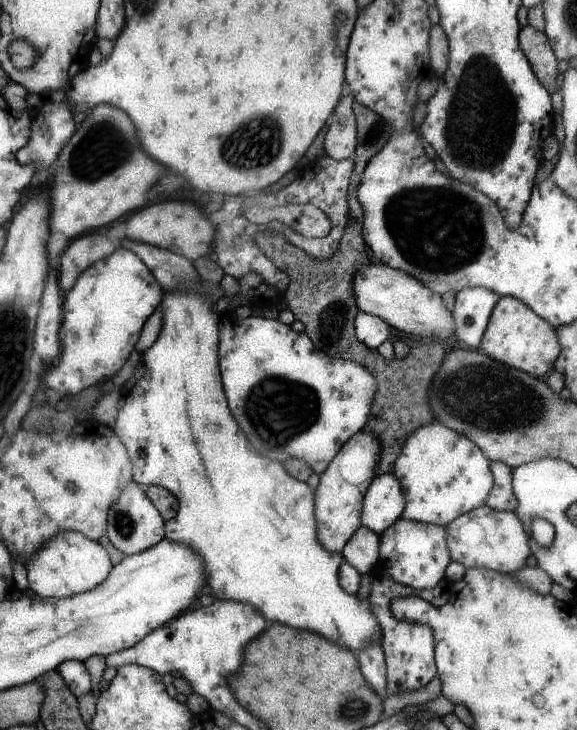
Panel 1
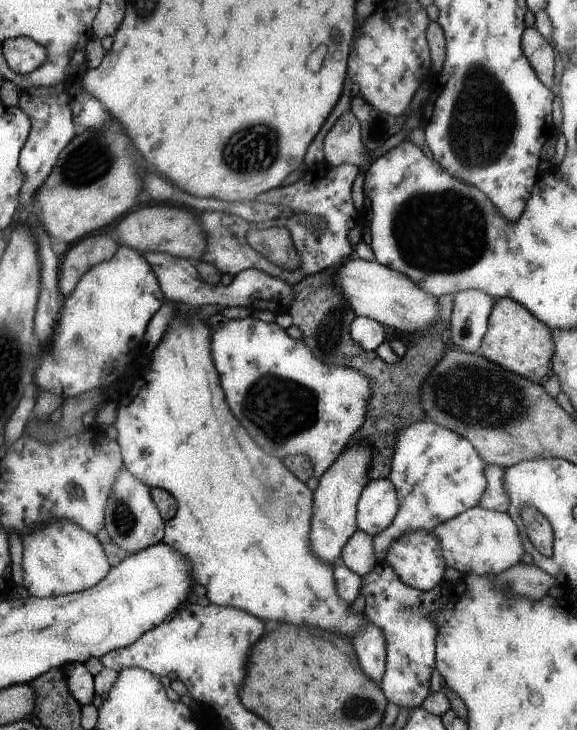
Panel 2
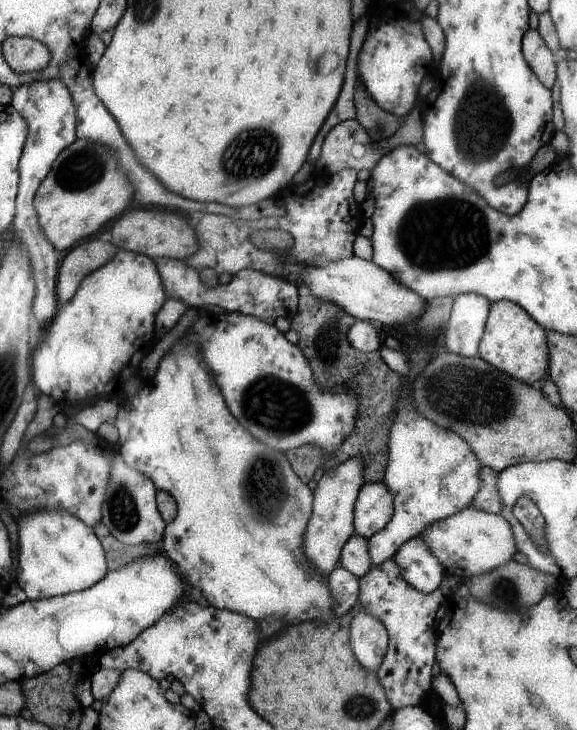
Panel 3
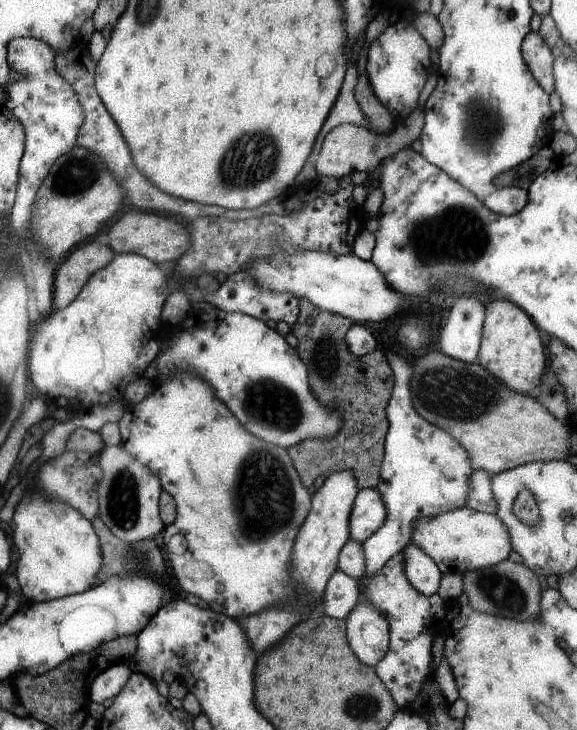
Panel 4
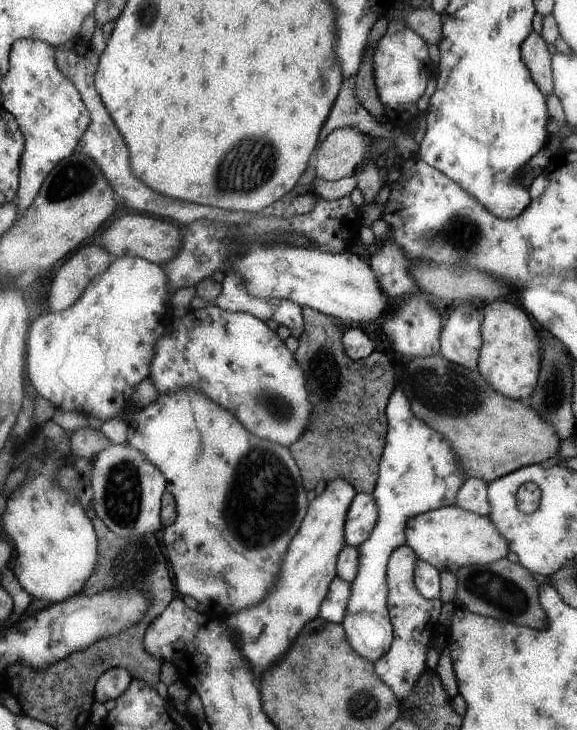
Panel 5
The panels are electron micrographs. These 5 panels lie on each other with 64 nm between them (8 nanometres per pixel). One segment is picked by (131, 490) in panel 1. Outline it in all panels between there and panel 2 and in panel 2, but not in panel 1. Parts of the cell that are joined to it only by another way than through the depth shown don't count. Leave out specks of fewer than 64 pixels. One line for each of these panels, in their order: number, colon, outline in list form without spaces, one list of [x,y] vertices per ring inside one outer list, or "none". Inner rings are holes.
2: [[[125,468],[119,472],[119,480],[115,482],[111,500],[107,502],[105,530],[115,544],[119,544],[123,550],[127,550],[131,554],[159,544],[165,536],[165,520],[159,514],[159,508],[155,506],[155,502],[151,498],[151,486],[139,482]]]

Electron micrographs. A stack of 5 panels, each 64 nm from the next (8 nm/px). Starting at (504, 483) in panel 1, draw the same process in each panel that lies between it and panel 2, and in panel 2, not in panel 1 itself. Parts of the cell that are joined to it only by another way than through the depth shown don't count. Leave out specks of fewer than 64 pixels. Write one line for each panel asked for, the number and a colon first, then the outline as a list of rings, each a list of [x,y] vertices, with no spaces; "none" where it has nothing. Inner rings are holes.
2: [[[485,466],[483,470],[487,476],[487,490],[481,494],[481,500],[479,500],[479,508],[485,508],[485,510],[493,510],[493,512],[501,512],[505,514],[507,508],[509,508],[509,496],[507,496],[507,490],[503,486],[503,474],[505,474],[505,468],[501,466]]]

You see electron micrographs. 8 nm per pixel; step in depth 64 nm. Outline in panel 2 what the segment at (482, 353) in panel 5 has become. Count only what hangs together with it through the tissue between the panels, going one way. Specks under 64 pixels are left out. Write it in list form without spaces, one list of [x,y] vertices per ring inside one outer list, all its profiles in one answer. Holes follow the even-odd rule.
[[[499,298],[493,304],[493,310],[487,320],[487,332],[481,340],[479,356],[491,360],[493,364],[519,374],[535,384],[543,382],[551,374],[551,358],[555,352],[555,344],[551,338],[551,328],[537,320],[525,306],[511,298]]]

